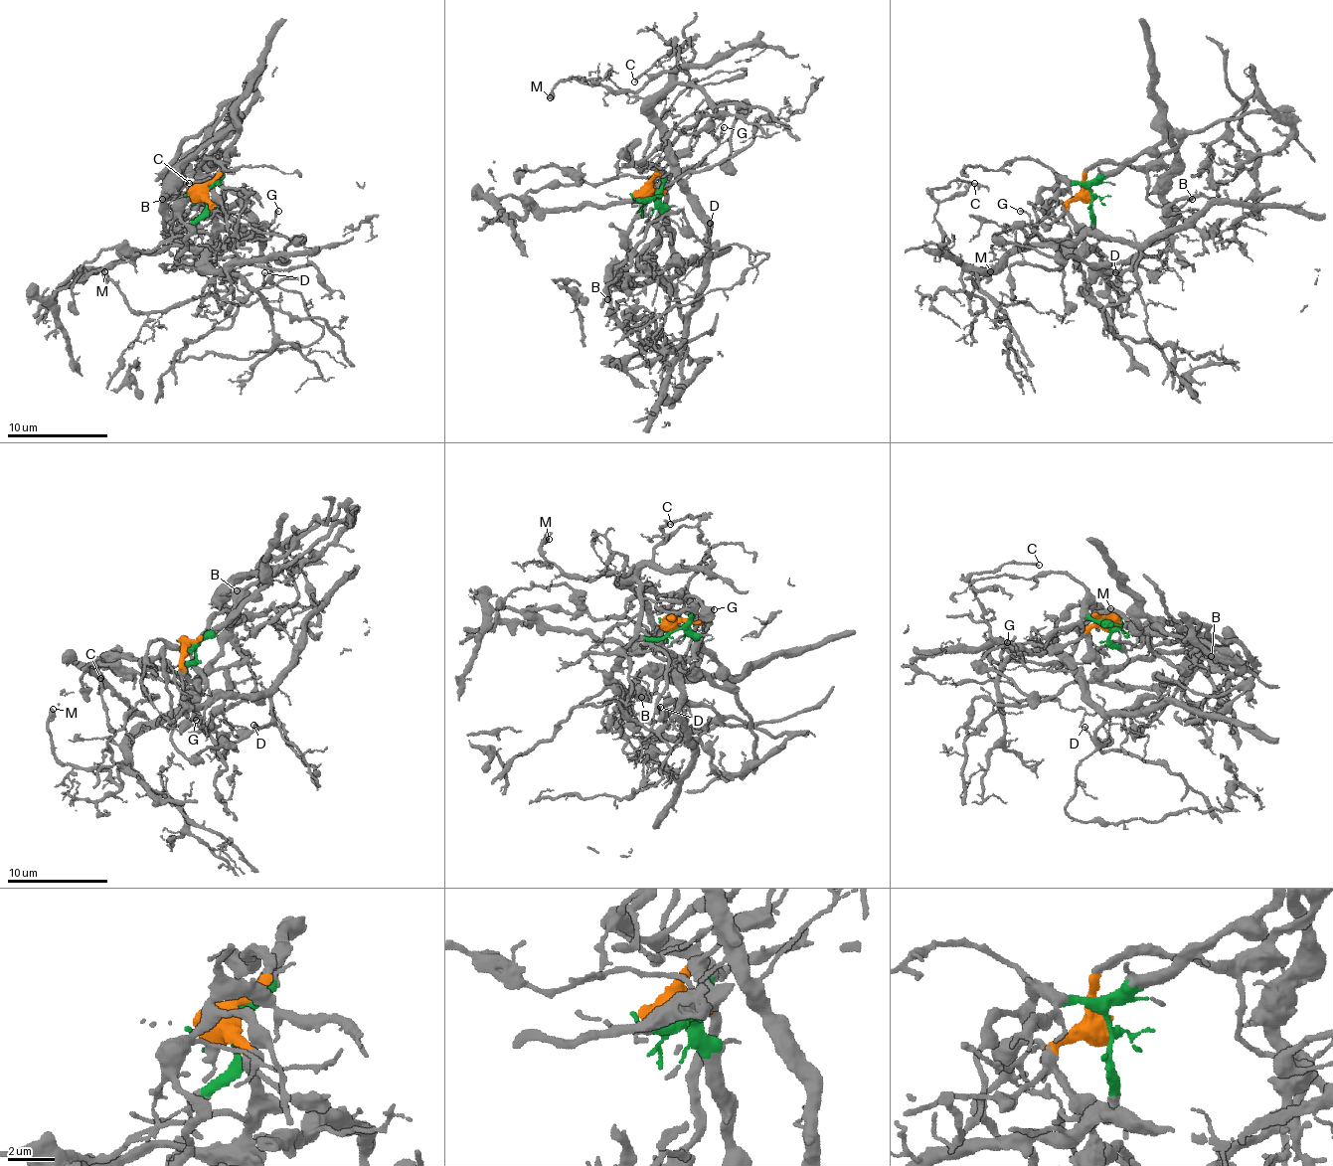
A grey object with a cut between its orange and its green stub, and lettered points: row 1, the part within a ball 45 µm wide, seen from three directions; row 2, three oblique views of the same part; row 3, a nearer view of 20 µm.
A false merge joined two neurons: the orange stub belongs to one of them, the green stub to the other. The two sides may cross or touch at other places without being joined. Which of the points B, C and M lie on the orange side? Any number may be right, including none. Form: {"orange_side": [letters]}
{"orange_side": ["C", "M"]}

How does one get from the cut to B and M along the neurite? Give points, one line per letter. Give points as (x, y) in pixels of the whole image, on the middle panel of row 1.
B: (645, 199), (655, 199), (670, 237), (670, 257), (680, 267), (630, 282), (612, 272), (614, 290), (607, 300)
M: (645, 199), (665, 197), (657, 245), (627, 274), (685, 274), (706, 225), (652, 108), (675, 69), (550, 98)

